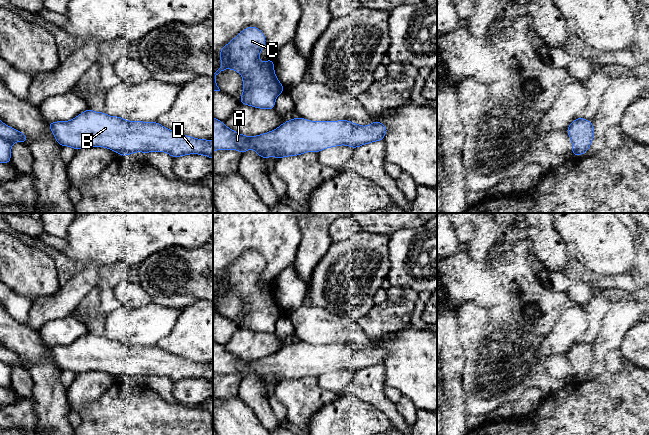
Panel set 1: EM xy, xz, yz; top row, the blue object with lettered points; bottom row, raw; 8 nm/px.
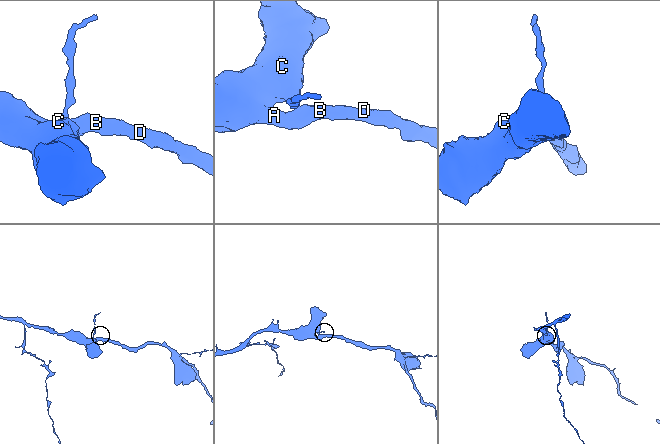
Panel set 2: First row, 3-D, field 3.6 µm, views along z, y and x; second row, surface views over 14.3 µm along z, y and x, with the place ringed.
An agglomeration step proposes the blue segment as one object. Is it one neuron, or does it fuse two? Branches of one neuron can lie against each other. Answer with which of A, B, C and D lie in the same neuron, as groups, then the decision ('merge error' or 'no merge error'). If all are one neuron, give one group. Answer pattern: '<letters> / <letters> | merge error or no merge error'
A B C D | no merge error

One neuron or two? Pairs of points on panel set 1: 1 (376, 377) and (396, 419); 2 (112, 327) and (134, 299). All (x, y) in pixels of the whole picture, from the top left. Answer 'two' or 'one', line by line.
1: one
2: two

